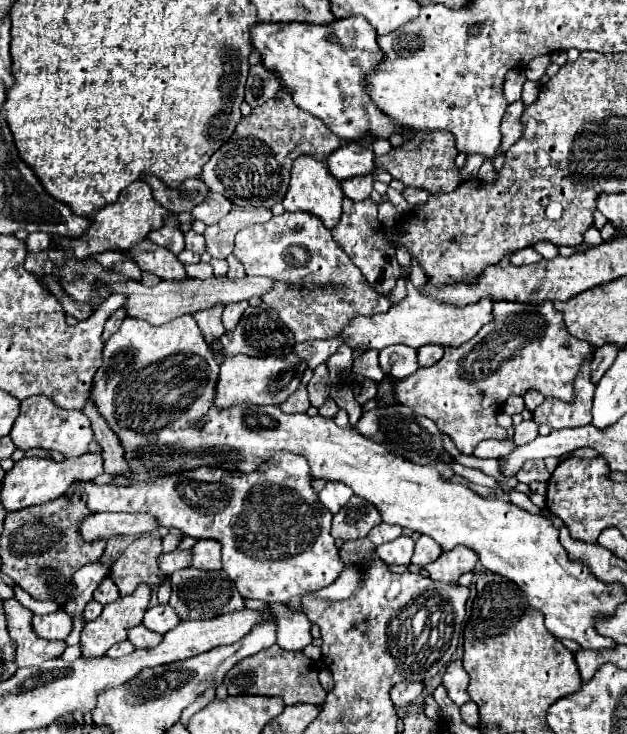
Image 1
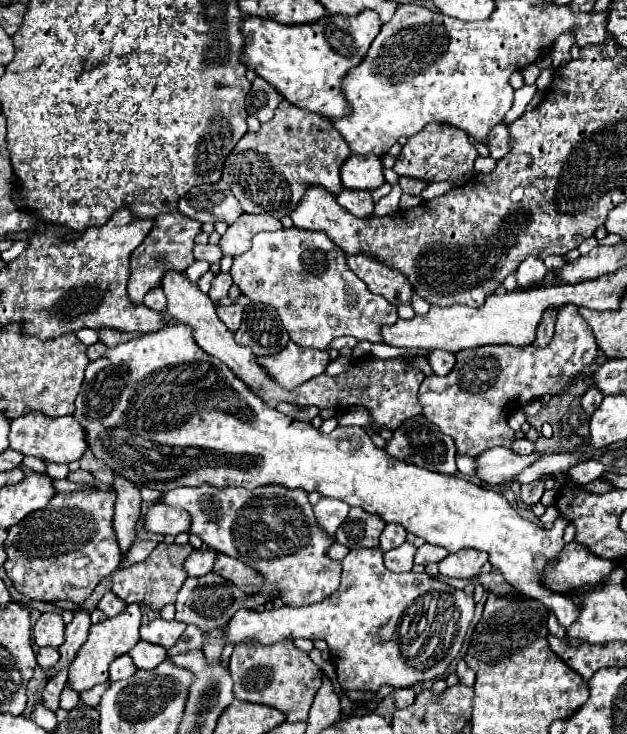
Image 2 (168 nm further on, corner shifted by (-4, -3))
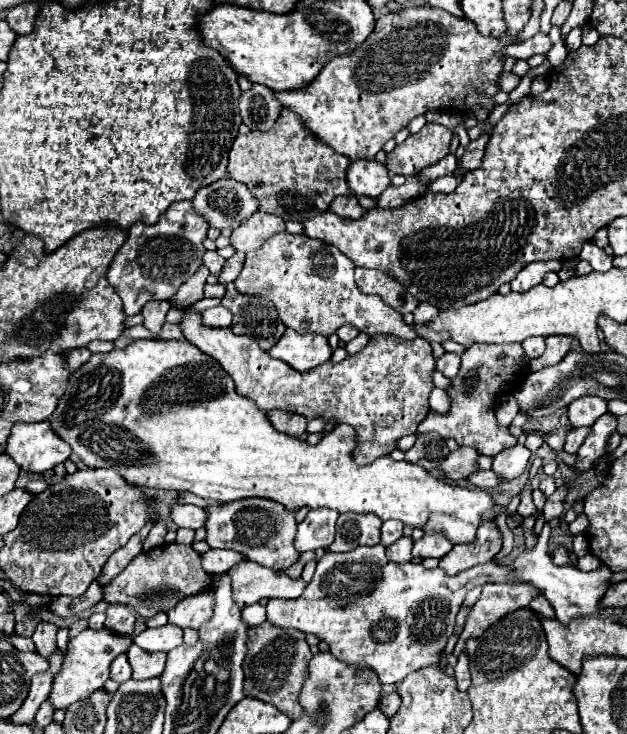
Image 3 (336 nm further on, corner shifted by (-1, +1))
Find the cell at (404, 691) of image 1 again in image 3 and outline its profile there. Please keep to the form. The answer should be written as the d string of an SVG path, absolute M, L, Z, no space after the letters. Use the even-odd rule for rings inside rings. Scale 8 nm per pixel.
M392 691L392 693L386 693L384 697L382 697L382 701L380 701L380 711L384 713L384 715L388 715L388 717L392 717L398 709L400 709L400 705L402 705L402 697L396 693L396 691Z

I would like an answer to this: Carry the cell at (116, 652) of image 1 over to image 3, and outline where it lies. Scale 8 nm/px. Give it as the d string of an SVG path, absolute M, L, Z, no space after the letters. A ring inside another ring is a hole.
M118 655L114 661L112 661L112 667L110 667L110 679L122 683L126 679L132 677L132 669L130 669L130 663L128 663L128 657L126 655Z

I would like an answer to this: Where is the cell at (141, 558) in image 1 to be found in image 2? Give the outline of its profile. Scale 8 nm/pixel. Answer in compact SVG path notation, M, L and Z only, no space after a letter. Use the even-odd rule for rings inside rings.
M159 543L155 547L155 551L145 561L135 563L129 569L117 571L113 575L111 591L117 597L121 597L127 605L137 603L137 605L151 607L151 611L161 611L165 605L175 603L183 581L189 577L187 571L183 569L183 563L185 563L185 559L189 557L191 551L193 551L193 547L189 543L187 545L175 545L175 543L173 545L165 545L165 543Z

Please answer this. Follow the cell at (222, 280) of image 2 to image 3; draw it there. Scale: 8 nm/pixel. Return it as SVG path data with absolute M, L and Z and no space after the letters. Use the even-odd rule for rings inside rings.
M234 253L234 255L224 263L224 267L222 267L222 271L220 271L220 277L218 277L218 283L220 283L220 285L232 283L232 281L238 277L242 265L244 265L244 253Z

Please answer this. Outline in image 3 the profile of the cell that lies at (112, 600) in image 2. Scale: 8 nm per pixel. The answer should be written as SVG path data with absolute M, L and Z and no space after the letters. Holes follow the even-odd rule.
M110 603L106 609L106 629L112 629L120 635L132 635L134 631L134 615L130 611L128 605L120 605L120 603Z

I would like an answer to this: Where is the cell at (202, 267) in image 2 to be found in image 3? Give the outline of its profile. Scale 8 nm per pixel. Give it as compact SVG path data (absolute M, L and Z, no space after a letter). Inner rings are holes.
M200 267L192 277L188 277L188 281L184 281L178 289L178 293L172 297L172 303L196 303L204 297L204 283L206 277L210 275L208 267Z

